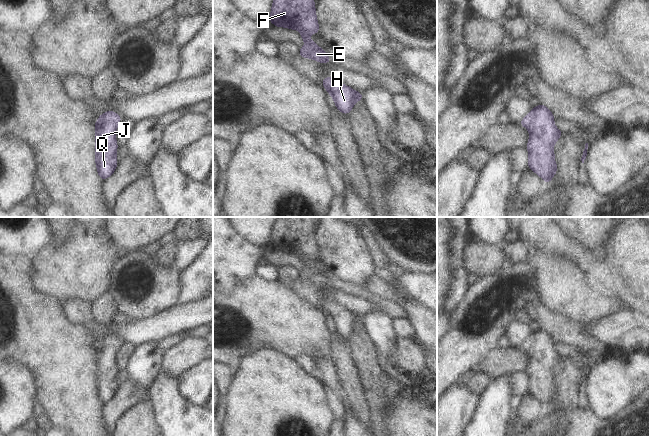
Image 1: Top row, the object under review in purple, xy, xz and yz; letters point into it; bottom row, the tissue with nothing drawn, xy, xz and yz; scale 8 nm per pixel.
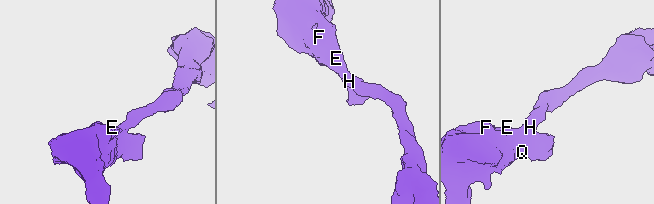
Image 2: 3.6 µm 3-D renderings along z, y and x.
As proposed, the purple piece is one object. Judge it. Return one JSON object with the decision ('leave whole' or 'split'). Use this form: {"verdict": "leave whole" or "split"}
{"verdict": "leave whole"}

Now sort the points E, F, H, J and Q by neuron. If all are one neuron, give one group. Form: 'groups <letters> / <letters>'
groups E F H J Q

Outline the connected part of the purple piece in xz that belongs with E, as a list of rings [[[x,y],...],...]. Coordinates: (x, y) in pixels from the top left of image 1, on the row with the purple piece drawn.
[[[274,0],[268,21],[278,27],[302,30],[299,34],[306,46],[300,48],[298,53],[320,63],[331,63],[326,52],[308,37],[310,33],[319,34],[315,10],[314,0]]]

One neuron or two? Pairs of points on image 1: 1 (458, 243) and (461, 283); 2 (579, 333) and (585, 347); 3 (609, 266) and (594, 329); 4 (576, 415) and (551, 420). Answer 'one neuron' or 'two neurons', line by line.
1: one neuron
2: one neuron
3: two neurons
4: one neuron

